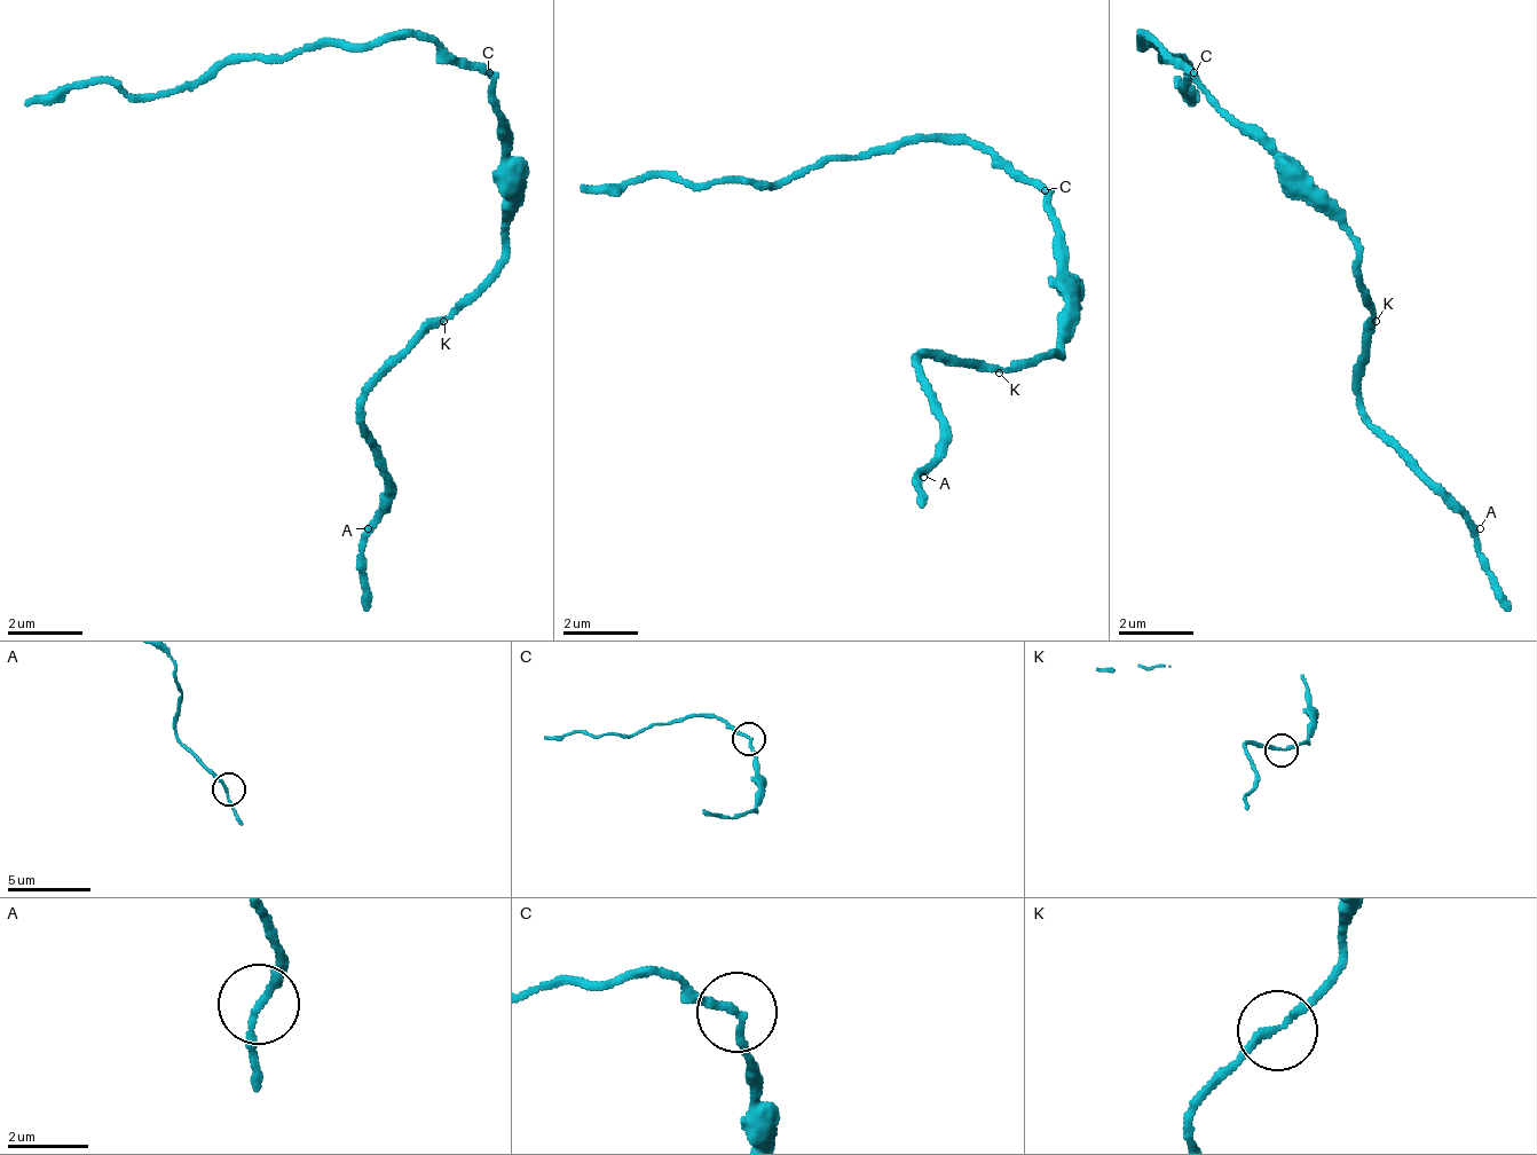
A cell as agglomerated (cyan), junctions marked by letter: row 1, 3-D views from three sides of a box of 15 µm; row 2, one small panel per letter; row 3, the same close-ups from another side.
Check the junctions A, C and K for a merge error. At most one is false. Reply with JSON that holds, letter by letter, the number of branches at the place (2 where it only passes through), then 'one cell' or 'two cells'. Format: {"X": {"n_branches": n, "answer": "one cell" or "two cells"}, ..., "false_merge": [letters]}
{"A": {"n_branches": 2, "answer": "one cell"}, "C": {"n_branches": 2, "answer": "two cells"}, "K": {"n_branches": 2, "answer": "one cell"}, "false_merge": ["C"]}

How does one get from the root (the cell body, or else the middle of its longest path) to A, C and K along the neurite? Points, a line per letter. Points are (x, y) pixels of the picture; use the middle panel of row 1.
A: (1056, 259), (1065, 297), (1056, 353), (1027, 363), (923, 353), (914, 363), (943, 429), (943, 457), (923, 477)
C: (1056, 259), (1056, 221), (1047, 212), (1047, 193)
K: (1056, 259), (1056, 288), (1065, 297), (1065, 344), (1056, 353), (1037, 353), (1027, 363), (1009, 363), (999, 372)

